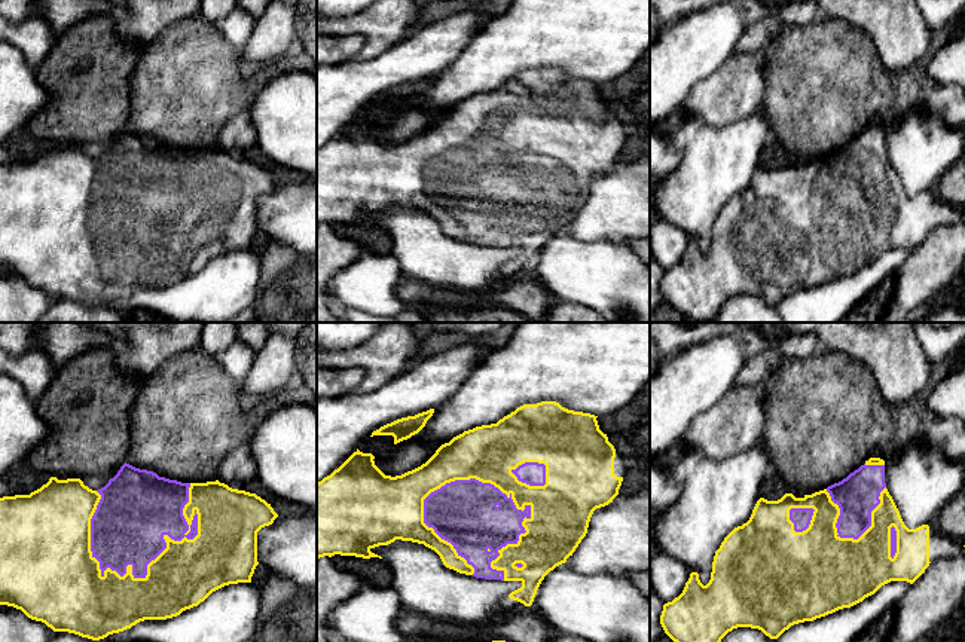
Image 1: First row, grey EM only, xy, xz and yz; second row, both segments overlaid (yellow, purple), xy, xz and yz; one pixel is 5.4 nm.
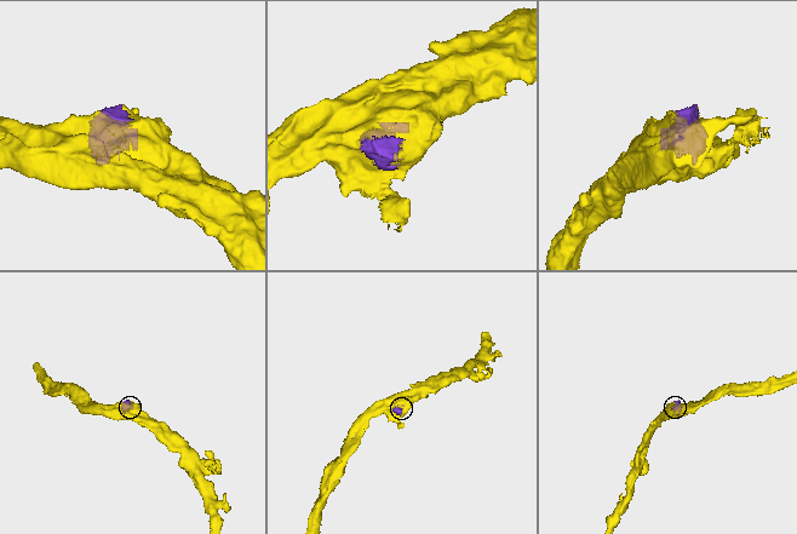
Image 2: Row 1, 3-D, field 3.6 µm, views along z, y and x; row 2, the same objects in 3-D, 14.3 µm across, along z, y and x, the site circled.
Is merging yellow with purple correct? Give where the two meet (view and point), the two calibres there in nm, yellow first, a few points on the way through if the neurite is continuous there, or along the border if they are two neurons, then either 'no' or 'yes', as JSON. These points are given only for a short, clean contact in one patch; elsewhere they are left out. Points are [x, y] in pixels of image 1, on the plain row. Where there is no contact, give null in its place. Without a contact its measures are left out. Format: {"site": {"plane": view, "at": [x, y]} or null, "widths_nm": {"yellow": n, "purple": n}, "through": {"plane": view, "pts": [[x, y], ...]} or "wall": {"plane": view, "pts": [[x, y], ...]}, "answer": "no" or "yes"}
{"site": {"plane": "xy", "at": [165, 216]}, "widths_nm": {"yellow": 360, "purple": 400}, "answer": "yes"}

